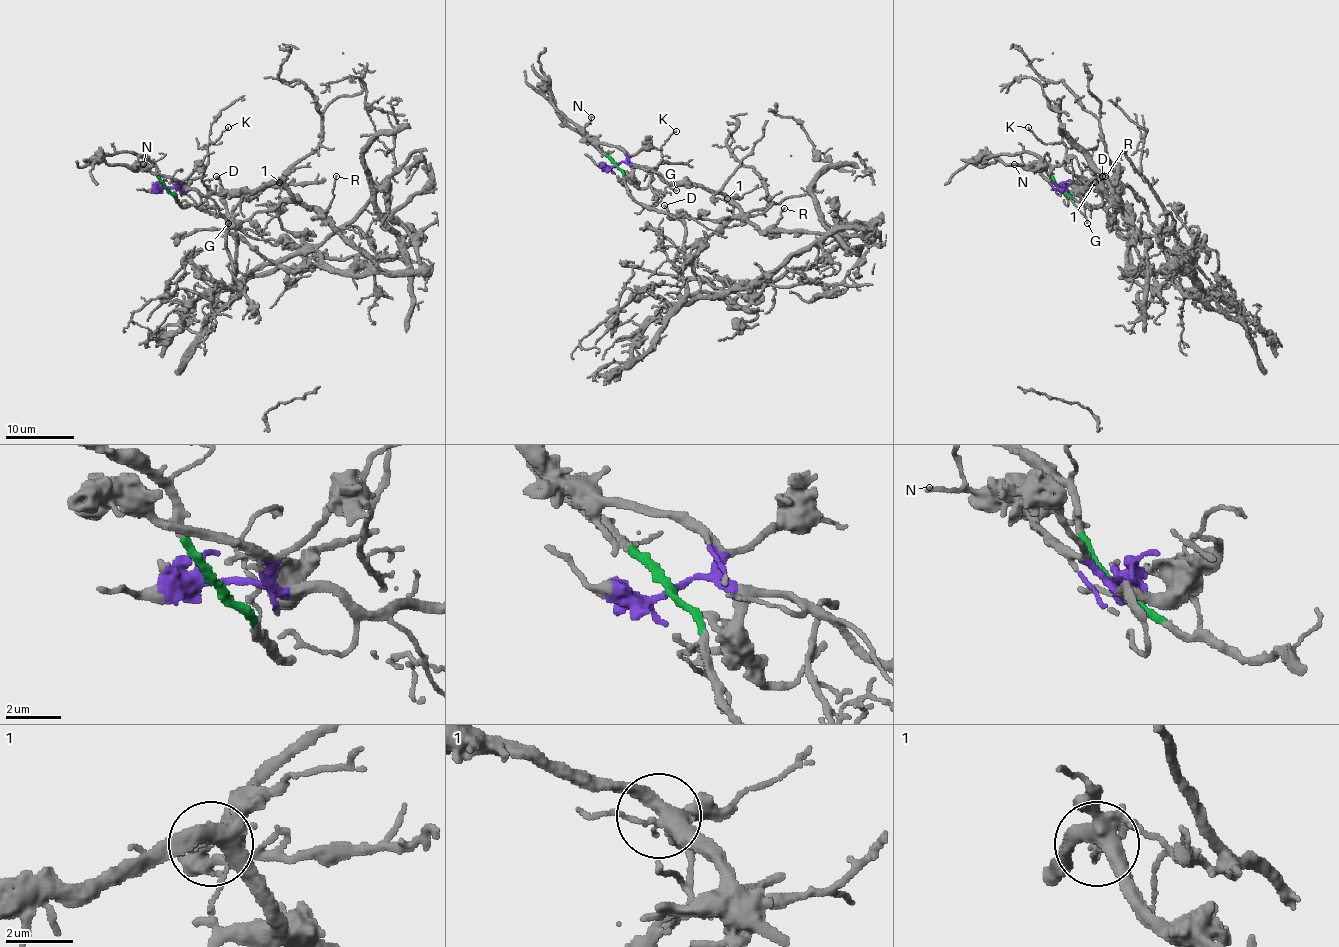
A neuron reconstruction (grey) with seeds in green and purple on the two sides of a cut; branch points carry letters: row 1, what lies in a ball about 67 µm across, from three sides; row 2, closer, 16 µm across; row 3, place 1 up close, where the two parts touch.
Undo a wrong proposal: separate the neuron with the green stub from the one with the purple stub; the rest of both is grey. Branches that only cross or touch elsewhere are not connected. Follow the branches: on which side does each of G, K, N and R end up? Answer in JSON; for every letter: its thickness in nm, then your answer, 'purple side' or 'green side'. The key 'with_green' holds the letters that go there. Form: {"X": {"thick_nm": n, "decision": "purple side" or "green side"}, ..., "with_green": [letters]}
{"G": {"thick_nm": 140, "decision": "purple side"}, "K": {"thick_nm": 110, "decision": "green side"}, "N": {"thick_nm": 140, "decision": "purple side"}, "R": {"thick_nm": 110, "decision": "purple side"}, "with_green": ["K"]}

